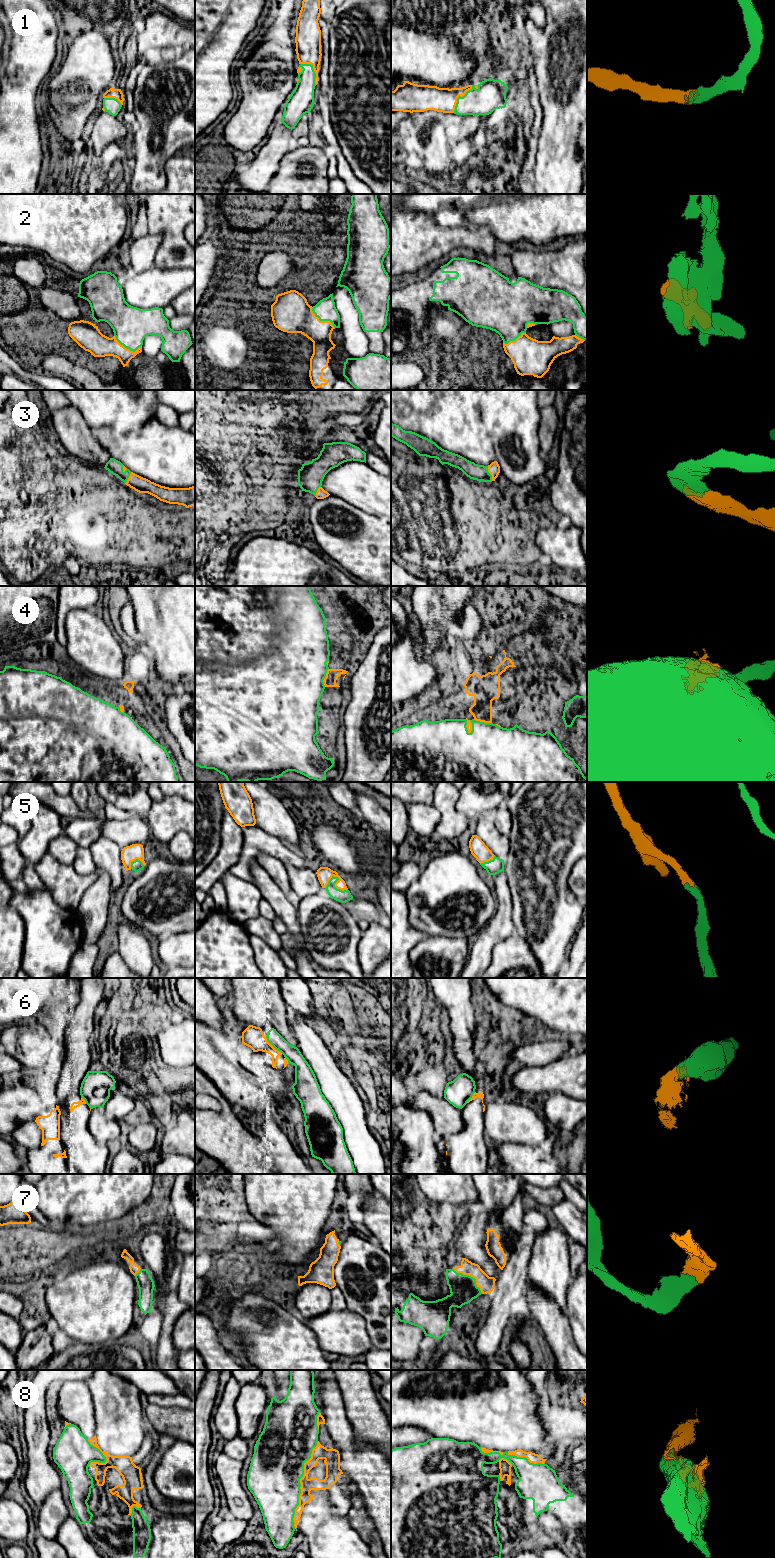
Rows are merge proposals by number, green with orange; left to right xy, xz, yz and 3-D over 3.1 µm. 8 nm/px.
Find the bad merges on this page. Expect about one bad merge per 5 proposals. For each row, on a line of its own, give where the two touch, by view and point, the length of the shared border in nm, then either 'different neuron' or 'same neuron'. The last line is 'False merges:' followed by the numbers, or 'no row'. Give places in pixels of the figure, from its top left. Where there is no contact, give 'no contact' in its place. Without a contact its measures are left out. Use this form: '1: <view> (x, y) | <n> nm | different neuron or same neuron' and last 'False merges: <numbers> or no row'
1: xz (313, 69) | 220 nm | same neuron
2: xz (322, 320) | 260 nm | same neuron
3: yz (489, 473) | 130 nm | same neuron
4: yz (465, 726) | 130 nm | same neuron
5: xz (337, 880) | 190 nm | same neuron
6: xz (273, 1046) | 190 nm | same neuron
7: yz (470, 1276) | 300 nm | same neuron
8: xz (300, 1485) | 750 nm | same neuron
False merges: no row

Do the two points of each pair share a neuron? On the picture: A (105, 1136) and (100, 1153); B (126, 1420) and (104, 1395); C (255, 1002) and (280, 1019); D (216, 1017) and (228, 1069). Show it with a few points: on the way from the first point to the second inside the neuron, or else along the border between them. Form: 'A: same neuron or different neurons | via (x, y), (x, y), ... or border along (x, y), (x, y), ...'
A: different neurons | border along (88, 1127), (92, 1136), (98, 1142), (105, 1145)
B: same neuron | via (120, 1414), (110, 1401)
C: same neuron | via (261, 1008), (274, 1019)
D: different neurons | border along (205, 1024), (221, 1031)

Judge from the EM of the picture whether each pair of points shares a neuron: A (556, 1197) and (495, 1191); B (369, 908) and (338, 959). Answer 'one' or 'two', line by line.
A: two
B: two

